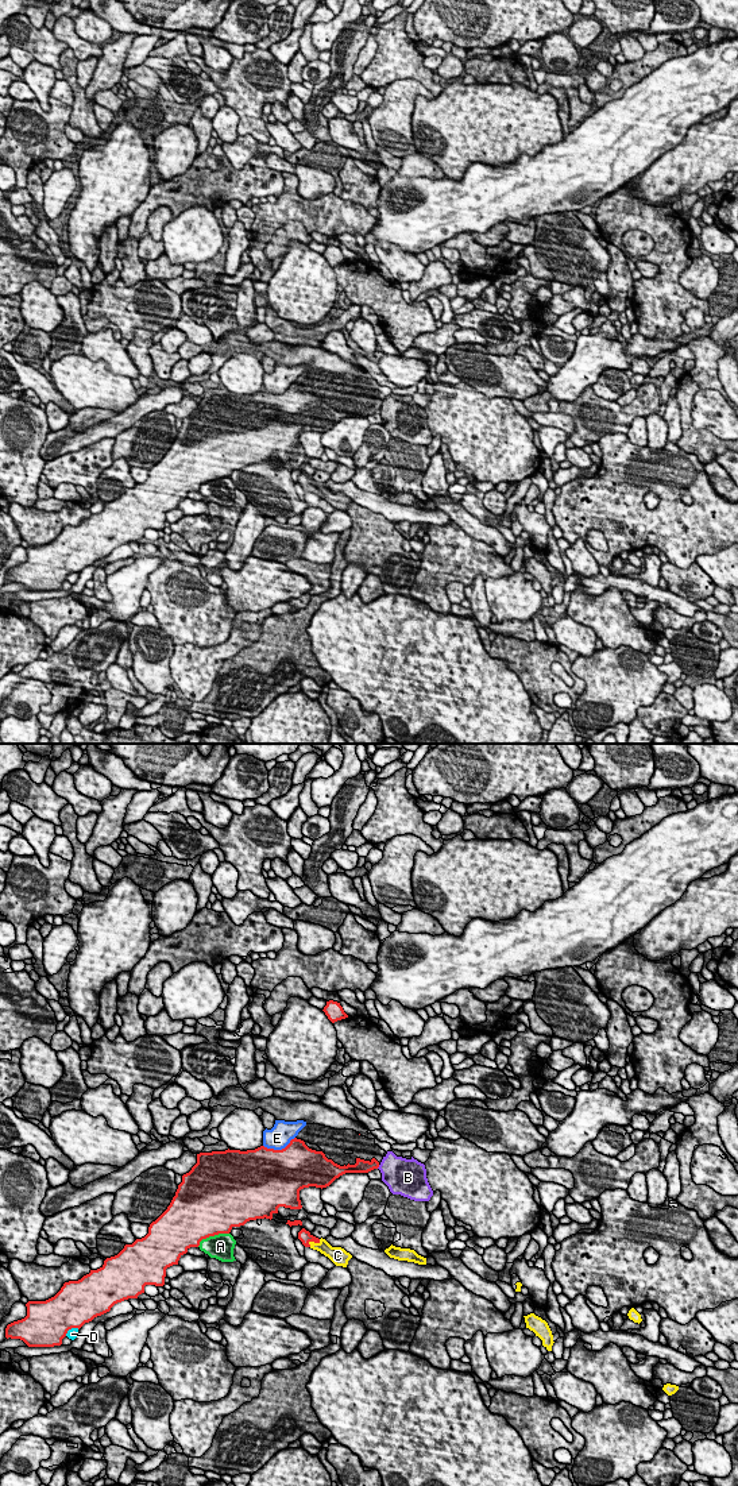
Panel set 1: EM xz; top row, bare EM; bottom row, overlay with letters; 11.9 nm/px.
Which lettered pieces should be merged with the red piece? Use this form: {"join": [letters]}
{"join": ["C"]}

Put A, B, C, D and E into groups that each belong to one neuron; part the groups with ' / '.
A / B / C / D / E

